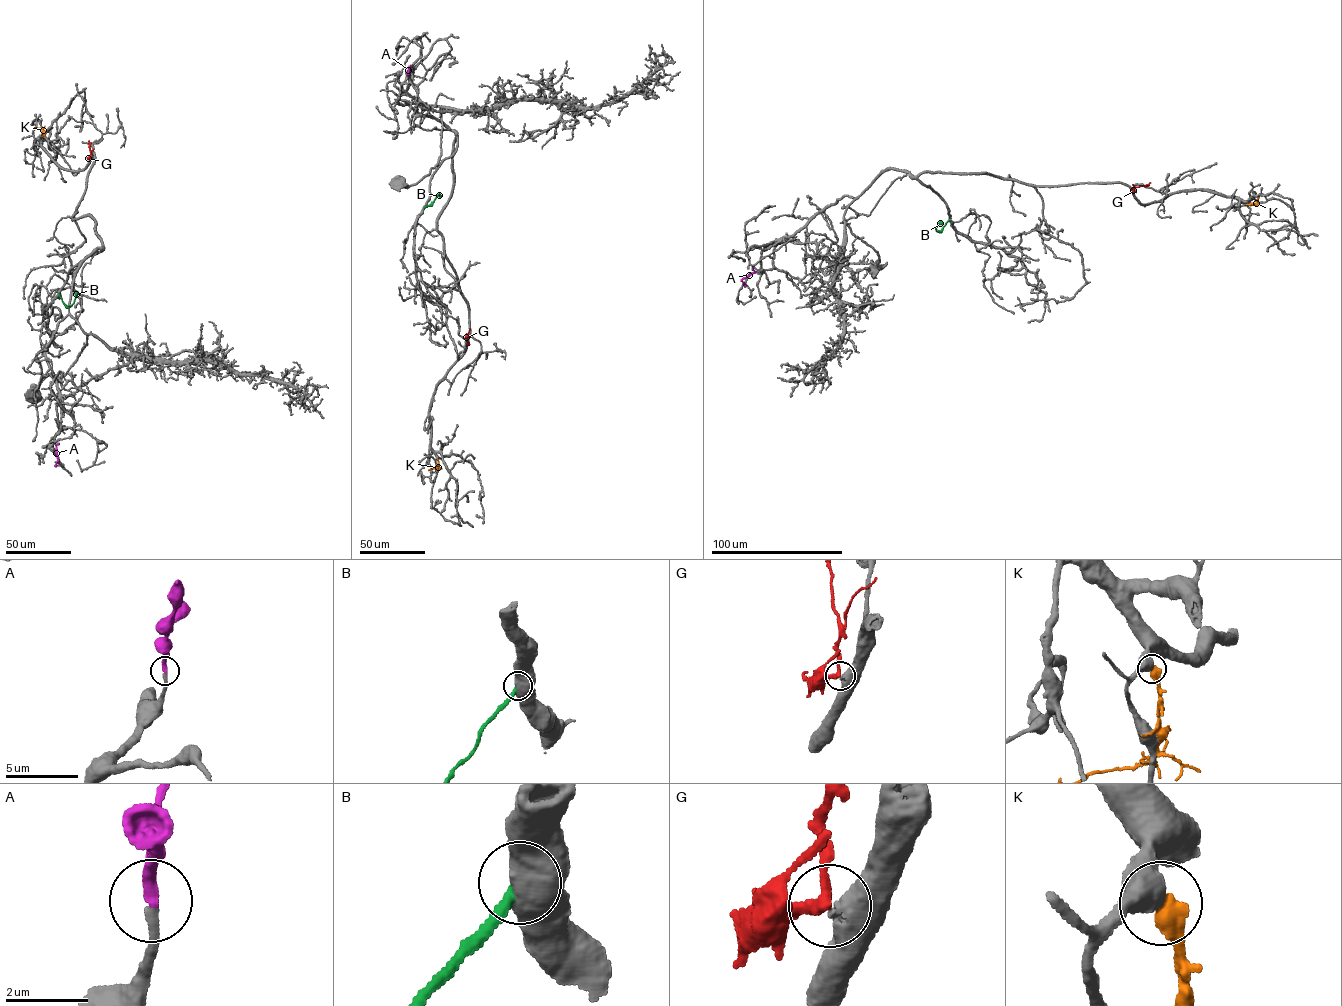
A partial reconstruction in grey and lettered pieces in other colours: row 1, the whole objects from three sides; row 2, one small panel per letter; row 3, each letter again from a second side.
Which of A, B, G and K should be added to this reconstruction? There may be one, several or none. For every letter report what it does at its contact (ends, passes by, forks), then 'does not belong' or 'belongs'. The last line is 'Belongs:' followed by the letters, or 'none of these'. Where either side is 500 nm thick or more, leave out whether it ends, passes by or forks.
A: it passes by; belongs
B: does not belong
G: does not belong
K: does not belong
Belongs: A

